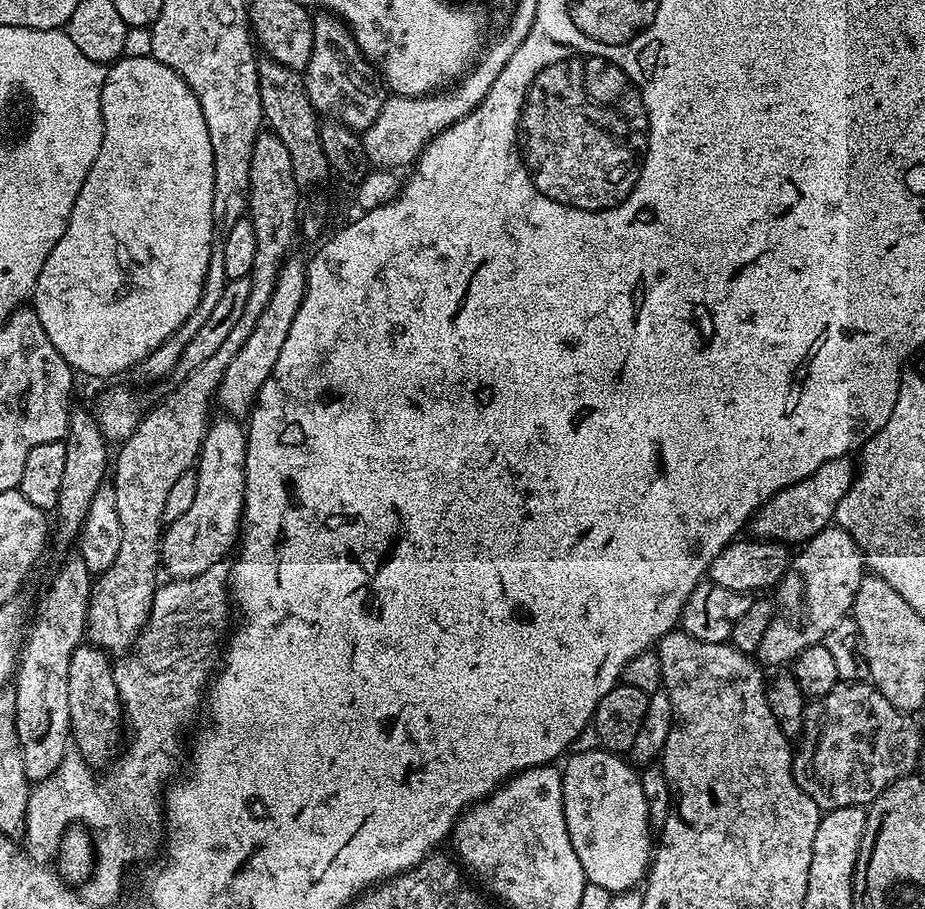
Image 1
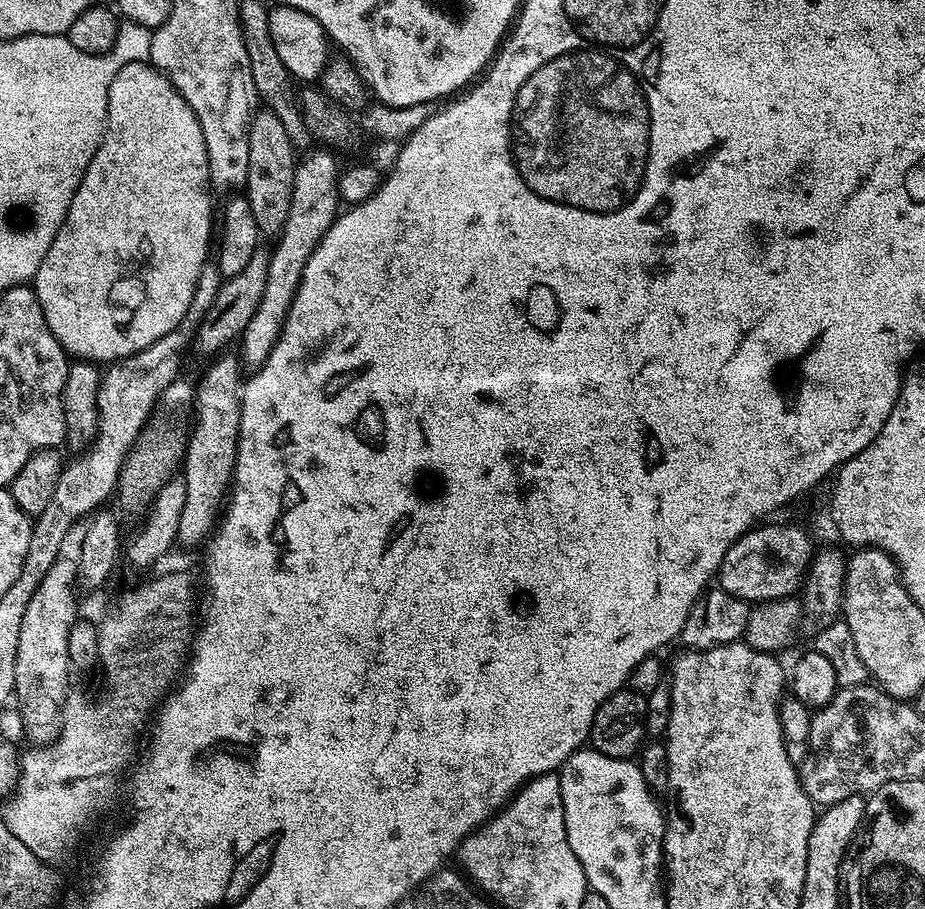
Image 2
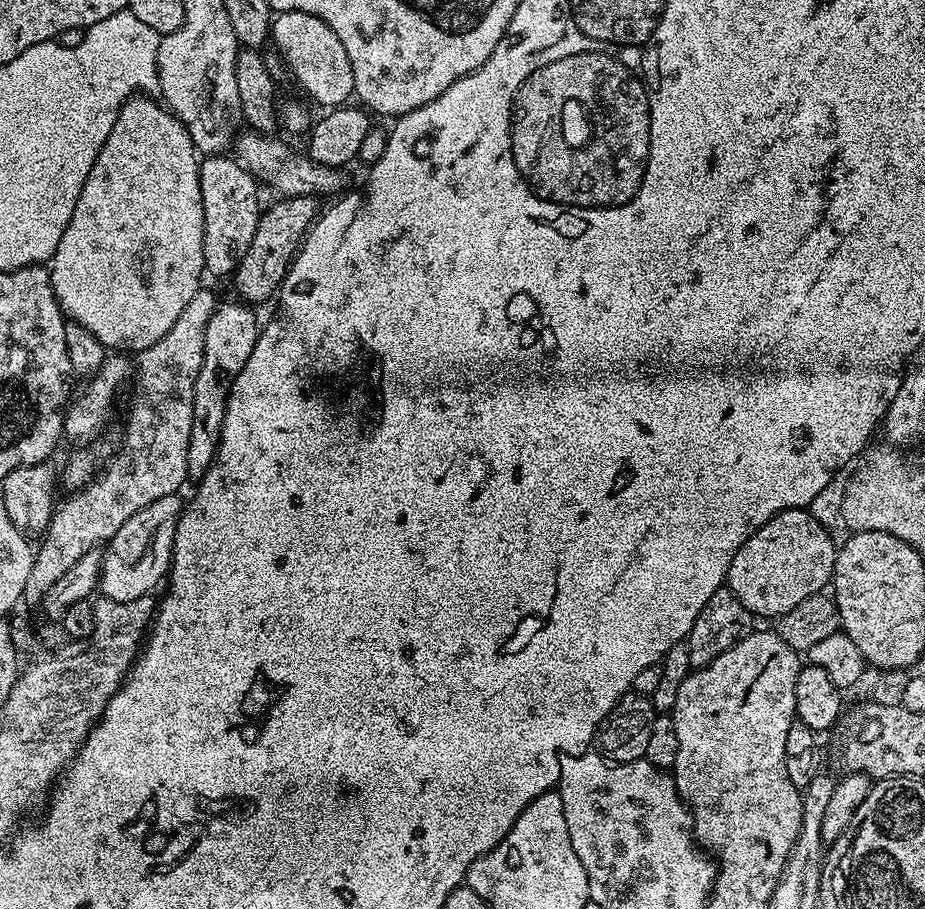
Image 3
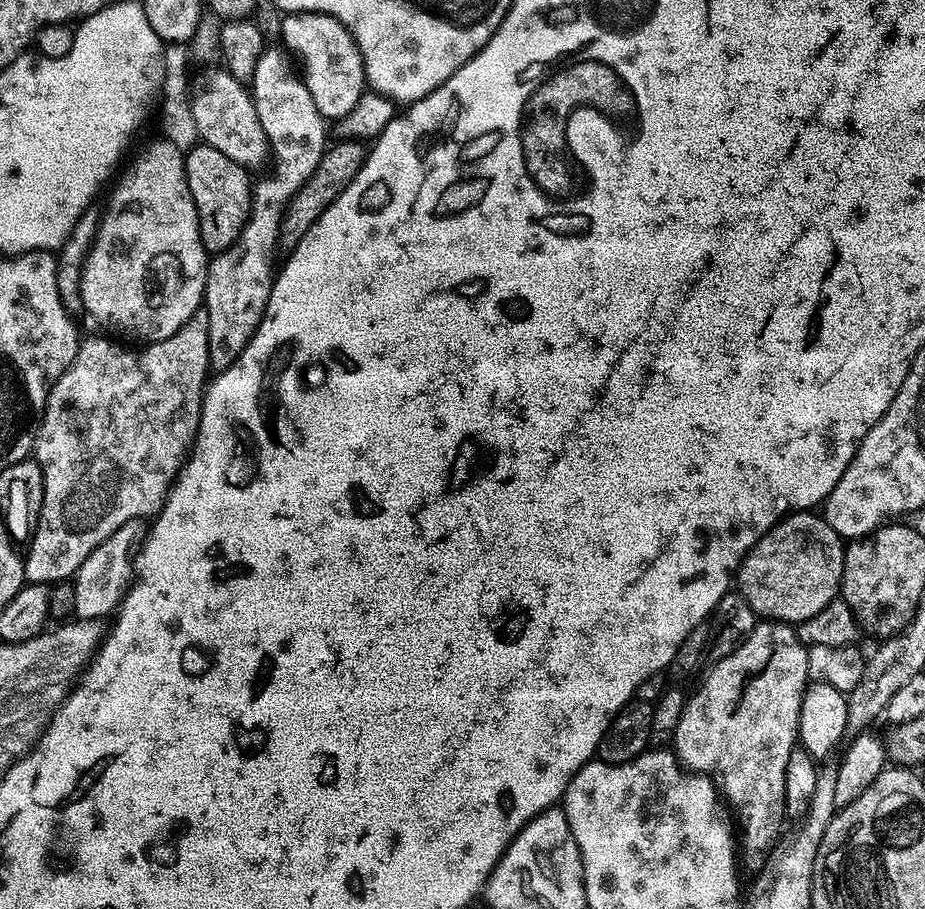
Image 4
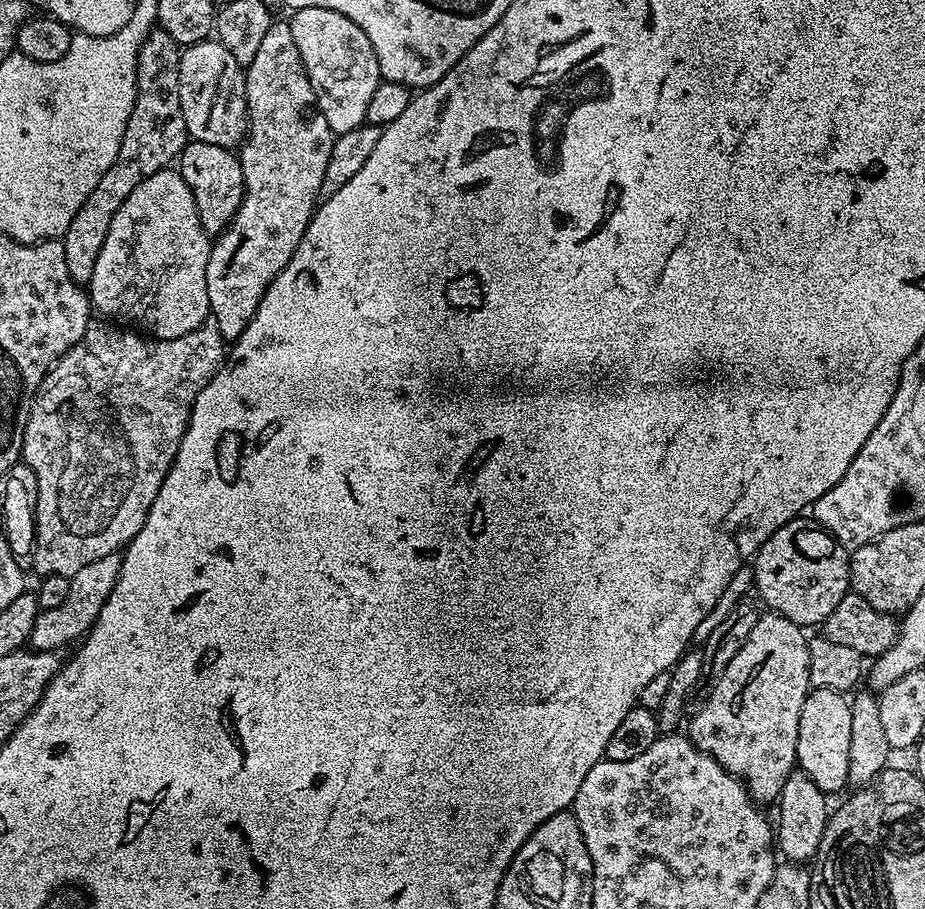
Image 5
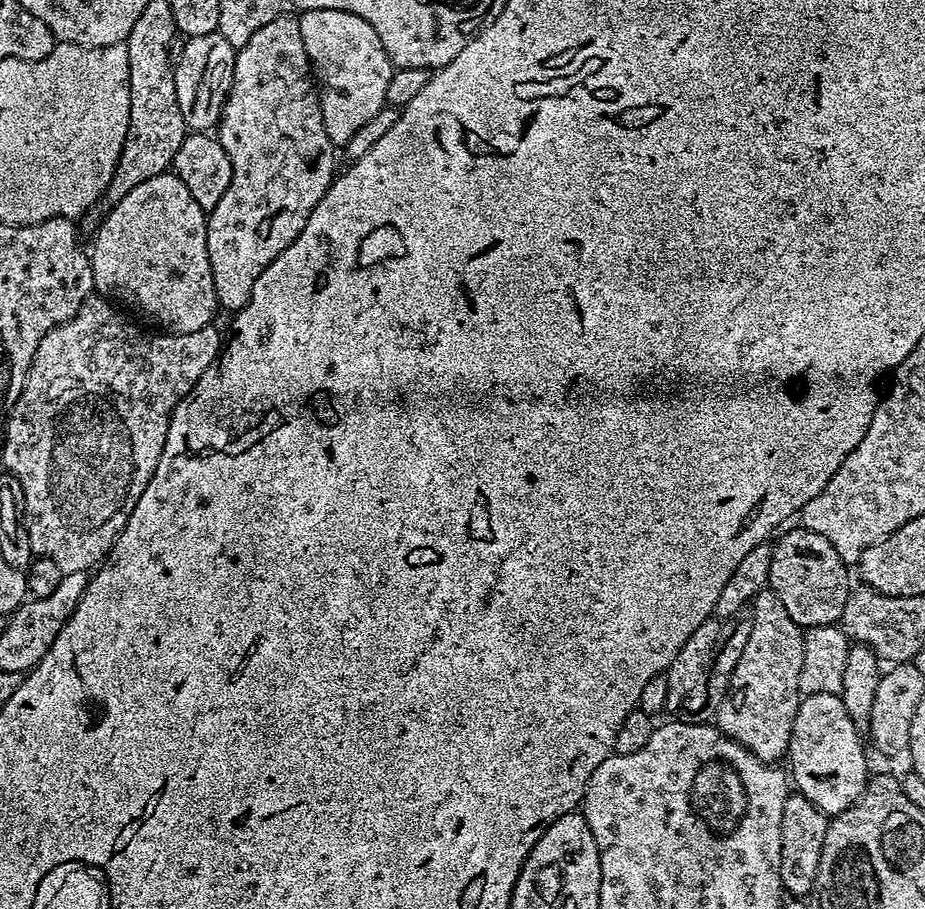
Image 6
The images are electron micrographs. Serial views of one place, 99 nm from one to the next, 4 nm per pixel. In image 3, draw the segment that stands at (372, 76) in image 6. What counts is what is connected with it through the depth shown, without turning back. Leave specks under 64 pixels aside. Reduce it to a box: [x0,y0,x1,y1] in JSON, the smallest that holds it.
[270,12,354,109]

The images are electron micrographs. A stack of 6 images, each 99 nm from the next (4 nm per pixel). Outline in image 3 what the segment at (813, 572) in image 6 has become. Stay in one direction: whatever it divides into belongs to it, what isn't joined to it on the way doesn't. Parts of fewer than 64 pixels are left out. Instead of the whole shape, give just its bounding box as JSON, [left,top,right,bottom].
[726,508,838,617]

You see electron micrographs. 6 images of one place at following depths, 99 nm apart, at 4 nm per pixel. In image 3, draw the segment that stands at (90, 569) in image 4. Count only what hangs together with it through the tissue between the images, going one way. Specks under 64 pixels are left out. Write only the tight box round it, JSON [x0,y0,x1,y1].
[99,494,184,601]

